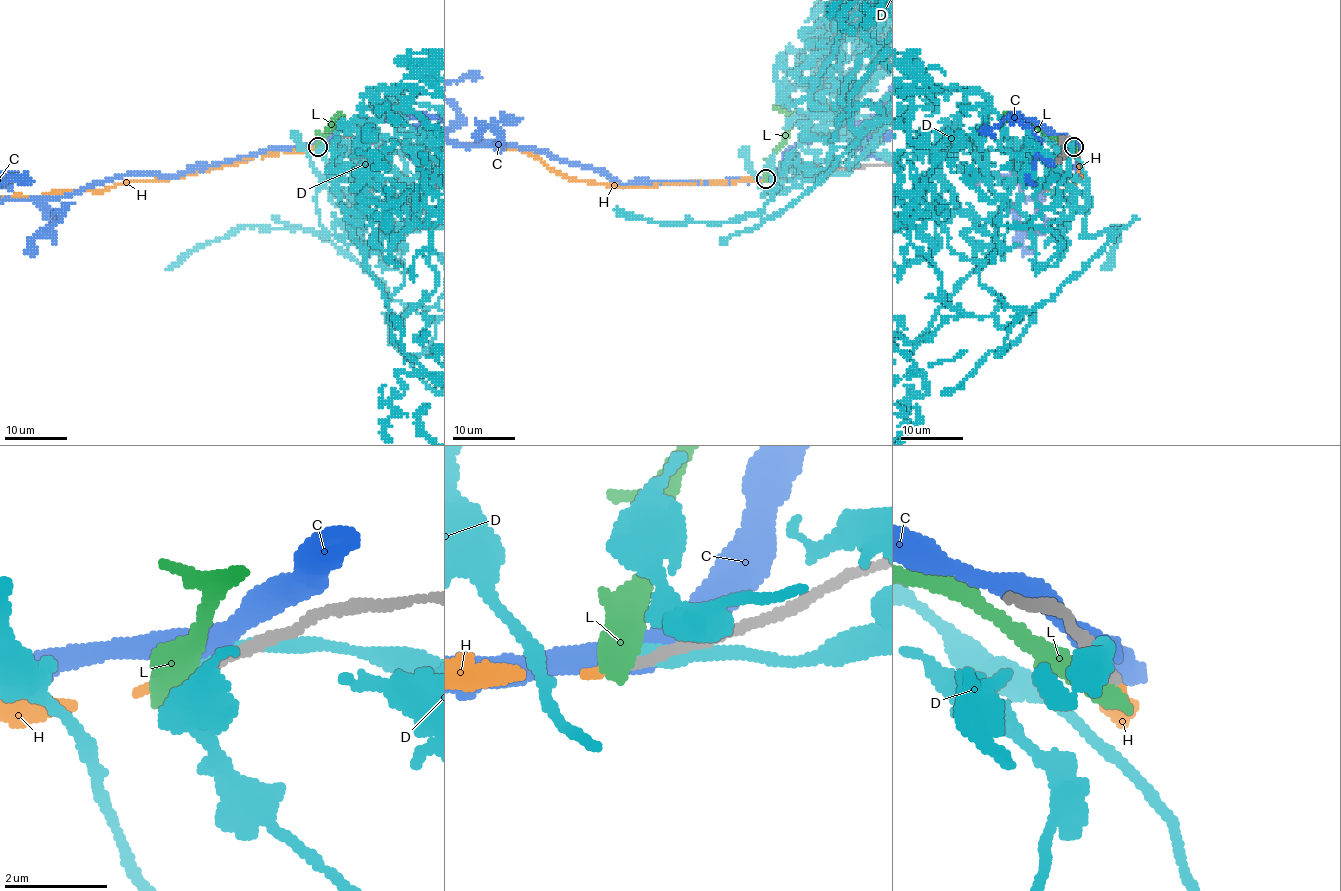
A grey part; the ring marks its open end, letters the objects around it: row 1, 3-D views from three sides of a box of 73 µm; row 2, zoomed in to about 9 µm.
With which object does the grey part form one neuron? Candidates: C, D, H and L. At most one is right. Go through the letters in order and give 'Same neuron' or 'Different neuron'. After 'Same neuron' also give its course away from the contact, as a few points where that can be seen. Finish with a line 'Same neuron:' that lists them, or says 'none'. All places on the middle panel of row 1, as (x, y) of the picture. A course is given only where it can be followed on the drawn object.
C: Different neuron
D: Different neuron
H: Same neuron
L: Different neuron
Same neuron: H

